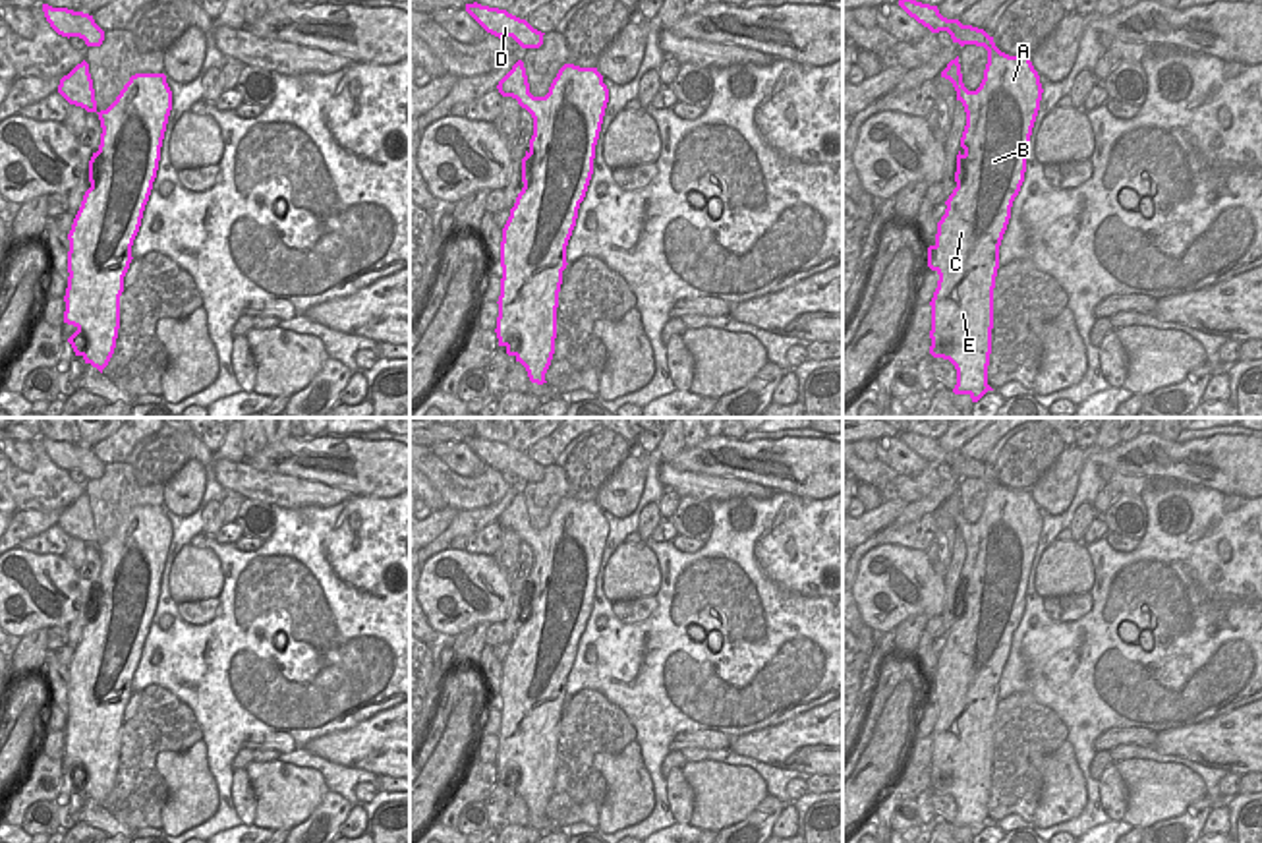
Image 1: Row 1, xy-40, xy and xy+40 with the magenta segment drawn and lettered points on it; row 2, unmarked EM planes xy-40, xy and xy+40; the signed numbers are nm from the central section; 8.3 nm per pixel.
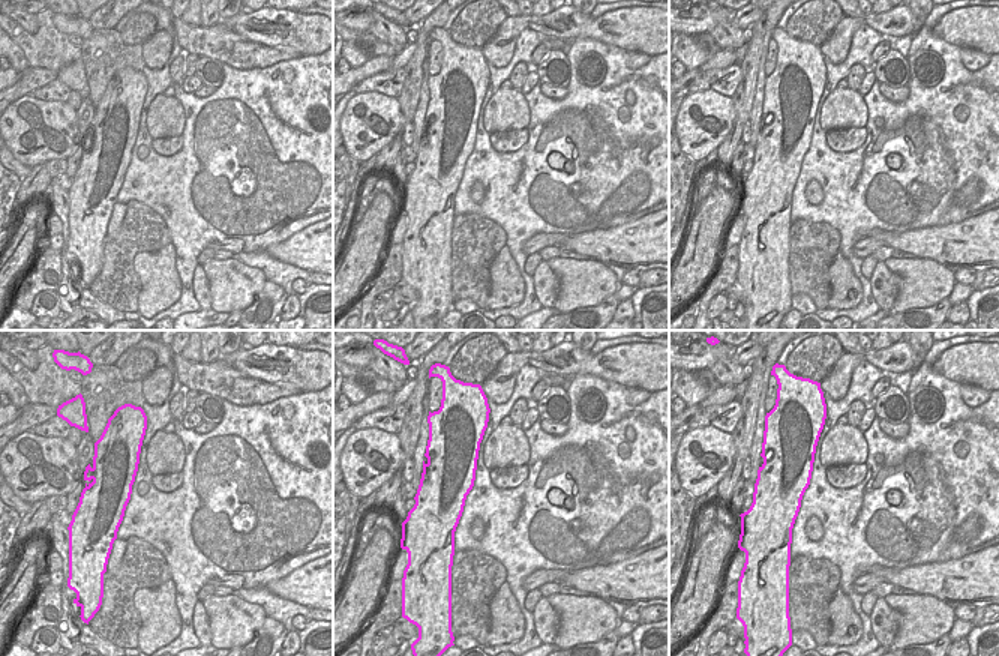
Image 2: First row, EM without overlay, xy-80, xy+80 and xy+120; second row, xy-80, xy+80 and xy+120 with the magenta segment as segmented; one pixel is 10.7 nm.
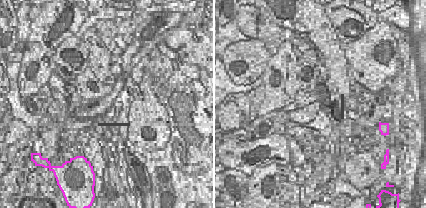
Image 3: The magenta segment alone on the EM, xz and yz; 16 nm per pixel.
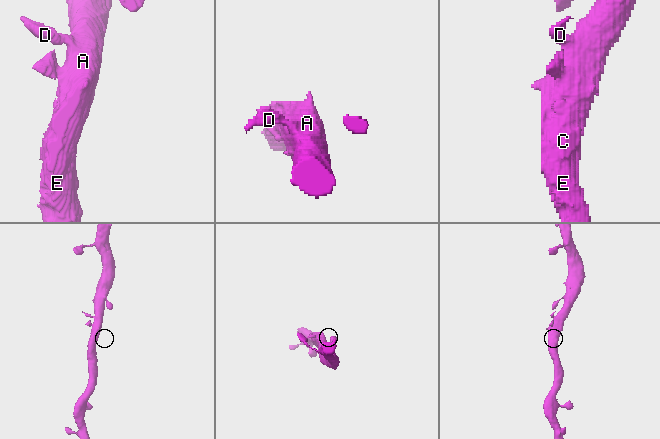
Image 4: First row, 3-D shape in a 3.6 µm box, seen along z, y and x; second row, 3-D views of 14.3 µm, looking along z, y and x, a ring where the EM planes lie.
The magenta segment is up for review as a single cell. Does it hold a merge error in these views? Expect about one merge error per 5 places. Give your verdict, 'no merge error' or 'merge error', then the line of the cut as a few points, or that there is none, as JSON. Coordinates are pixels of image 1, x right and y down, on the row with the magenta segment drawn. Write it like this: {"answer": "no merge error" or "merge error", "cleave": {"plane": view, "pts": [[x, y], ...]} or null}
{"answer": "no merge error", "cleave": null}

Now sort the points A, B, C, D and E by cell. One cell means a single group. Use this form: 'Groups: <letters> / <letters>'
Groups: A B C D E

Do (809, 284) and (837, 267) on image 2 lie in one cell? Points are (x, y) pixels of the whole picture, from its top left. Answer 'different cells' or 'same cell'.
different cells

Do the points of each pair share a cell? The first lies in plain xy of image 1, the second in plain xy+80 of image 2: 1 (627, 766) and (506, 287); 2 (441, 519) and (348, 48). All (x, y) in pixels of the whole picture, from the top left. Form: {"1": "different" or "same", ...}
{"1": "same", "2": "different"}

